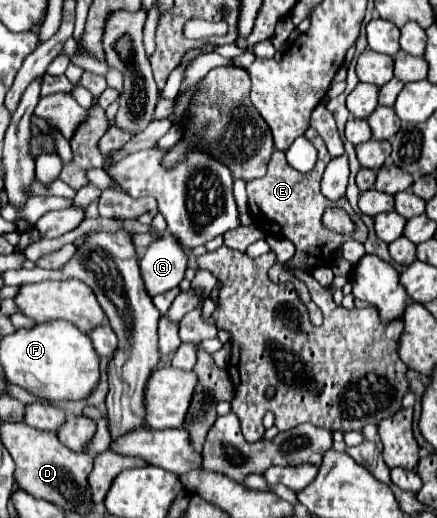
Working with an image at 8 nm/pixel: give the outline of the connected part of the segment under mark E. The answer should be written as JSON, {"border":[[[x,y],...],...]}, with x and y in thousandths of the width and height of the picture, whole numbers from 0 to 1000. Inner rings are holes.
{"border":[[[705,247],[696,263],[700,263],[700,266],[723,282],[723,290],[728,290],[723,320],[719,320],[709,332],[691,336],[691,332],[673,328],[673,324],[654,313],[654,297],[650,297],[645,290],[627,290],[627,293],[622,293],[622,309],[618,309],[618,317],[613,317],[609,340],[595,344],[595,347],[572,347],[572,351],[563,355],[563,367],[568,367],[568,394],[572,394],[572,409],[577,409],[581,432],[600,436],[604,448],[618,448],[618,452],[627,452],[627,456],[659,459],[659,463],[673,471],[673,479],[677,479],[677,490],[668,494],[668,502],[659,502],[659,506],[650,506],[650,510],[632,510],[632,514],[618,517],[618,541],[627,541],[627,544],[668,544],[668,548],[677,552],[682,571],[691,575],[691,583],[700,583],[700,591],[705,591],[705,598],[709,598],[714,622],[719,622],[719,625],[737,625],[737,602],[732,602],[732,595],[714,583],[700,548],[696,548],[686,537],[677,537],[664,521],[668,521],[668,517],[682,517],[682,521],[691,521],[691,525],[714,529],[714,521],[728,517],[728,514],[709,514],[709,502],[714,502],[719,494],[732,494],[746,479],[751,479],[751,514],[755,514],[760,502],[764,502],[764,490],[769,490],[769,483],[783,475],[783,467],[792,467],[792,463],[833,467],[833,463],[842,459],[842,440],[838,440],[838,432],[824,425],[824,417],[810,413],[810,405],[805,405],[805,398],[801,398],[801,390],[796,390],[792,378],[778,382],[764,394],[732,371],[737,332],[741,332],[746,317],[755,313],[755,297],[751,297],[751,290],[746,290],[746,282],[741,282],[741,270],[732,266],[732,259],[728,259],[723,251]],[[760,398],[787,402],[787,405],[801,413],[801,421],[824,436],[824,456],[778,456],[778,452],[755,448],[755,444],[746,444],[746,440],[737,436],[737,425],[732,425],[732,421],[737,421],[737,409],[741,409],[741,402]]]}

